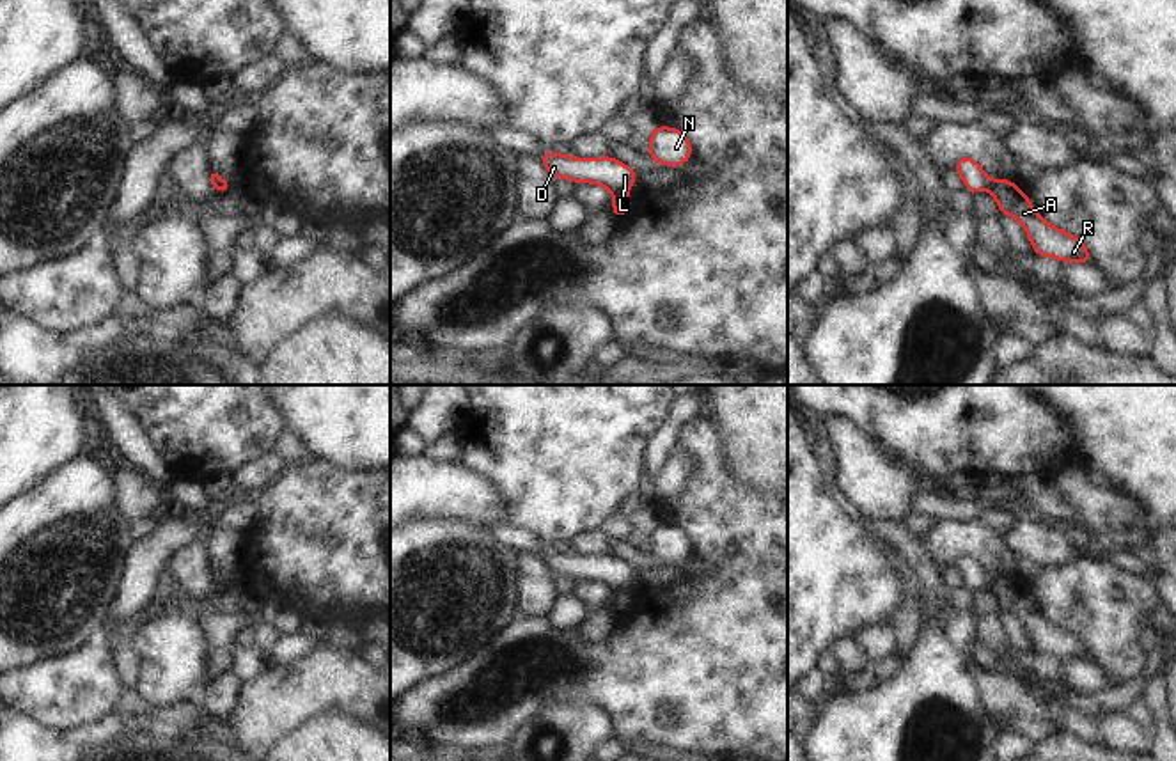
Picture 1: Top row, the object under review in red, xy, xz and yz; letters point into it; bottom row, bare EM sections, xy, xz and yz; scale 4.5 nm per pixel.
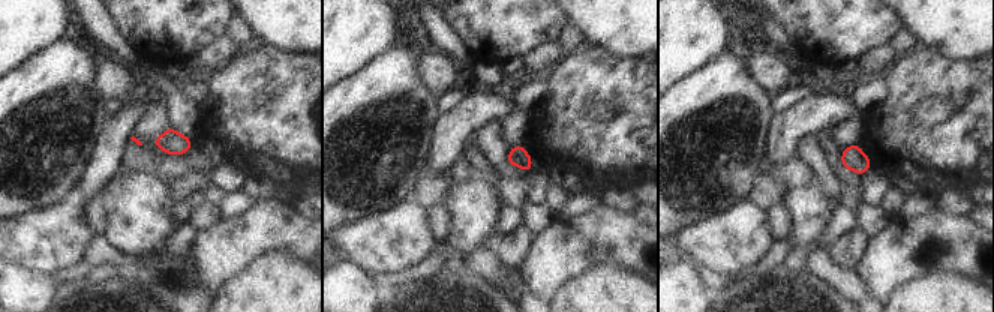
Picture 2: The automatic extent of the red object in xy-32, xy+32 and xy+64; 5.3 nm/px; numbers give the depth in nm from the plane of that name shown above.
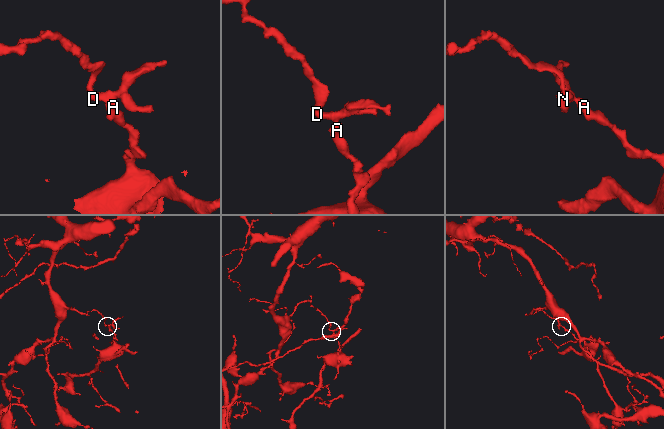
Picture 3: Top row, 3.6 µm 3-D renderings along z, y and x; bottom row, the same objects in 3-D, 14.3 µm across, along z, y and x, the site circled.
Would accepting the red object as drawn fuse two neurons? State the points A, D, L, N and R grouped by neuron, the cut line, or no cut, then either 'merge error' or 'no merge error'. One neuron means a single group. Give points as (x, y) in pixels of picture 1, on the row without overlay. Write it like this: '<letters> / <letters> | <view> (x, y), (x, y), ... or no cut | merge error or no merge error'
A R / D L N | xz (627, 588), (612, 593) | merge error

